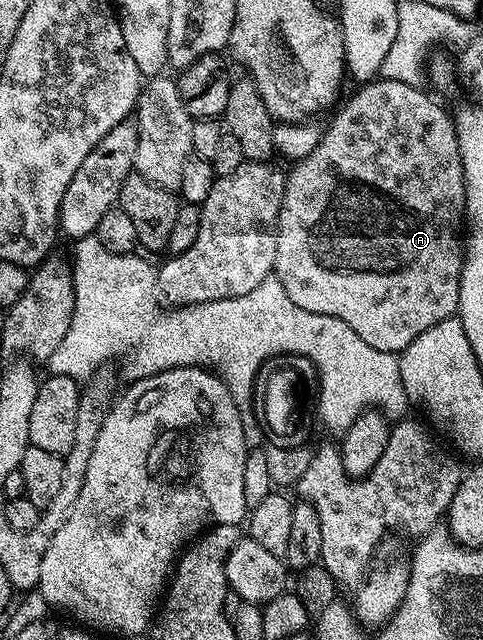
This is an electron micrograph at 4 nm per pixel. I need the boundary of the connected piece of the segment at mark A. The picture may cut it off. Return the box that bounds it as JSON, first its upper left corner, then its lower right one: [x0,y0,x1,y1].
[272,79,466,355]

